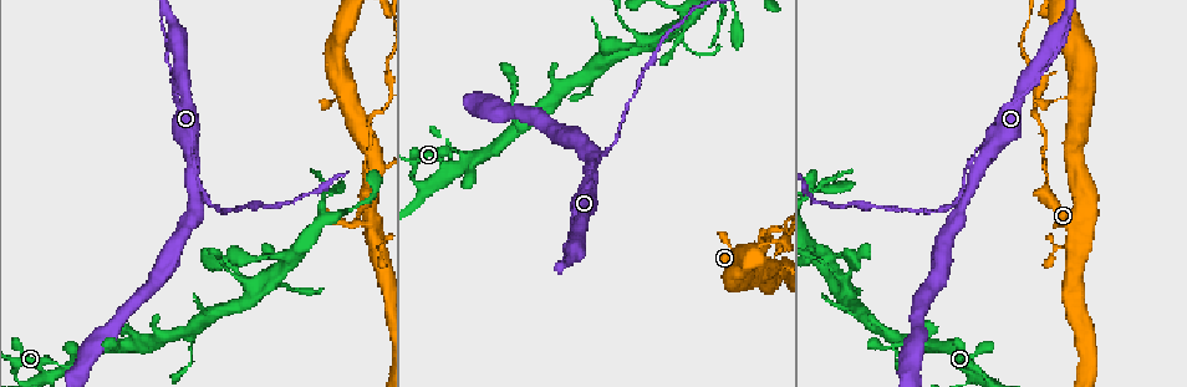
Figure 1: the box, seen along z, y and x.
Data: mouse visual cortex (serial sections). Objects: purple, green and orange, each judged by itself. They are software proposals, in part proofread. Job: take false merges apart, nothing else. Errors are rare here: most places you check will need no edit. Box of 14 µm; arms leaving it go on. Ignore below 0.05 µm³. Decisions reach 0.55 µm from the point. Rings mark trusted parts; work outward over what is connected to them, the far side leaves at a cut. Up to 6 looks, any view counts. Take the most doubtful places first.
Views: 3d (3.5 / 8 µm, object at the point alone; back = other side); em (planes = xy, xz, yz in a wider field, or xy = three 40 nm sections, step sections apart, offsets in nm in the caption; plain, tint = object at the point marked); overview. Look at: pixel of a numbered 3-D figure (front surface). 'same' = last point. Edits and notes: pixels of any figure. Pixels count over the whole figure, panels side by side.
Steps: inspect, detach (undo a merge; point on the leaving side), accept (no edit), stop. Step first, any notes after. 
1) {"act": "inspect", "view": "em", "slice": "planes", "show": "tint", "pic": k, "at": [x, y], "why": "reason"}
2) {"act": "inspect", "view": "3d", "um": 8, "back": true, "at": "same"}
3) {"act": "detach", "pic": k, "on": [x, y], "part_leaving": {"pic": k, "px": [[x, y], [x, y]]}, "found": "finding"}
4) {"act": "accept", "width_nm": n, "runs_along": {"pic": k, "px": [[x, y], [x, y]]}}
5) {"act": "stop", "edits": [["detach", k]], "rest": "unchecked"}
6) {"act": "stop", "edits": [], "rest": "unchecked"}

{"act": "inspect", "view": "3d", "um": 3.5, "pic": 1, "at": [967, 197], "why": "three-way junction"}

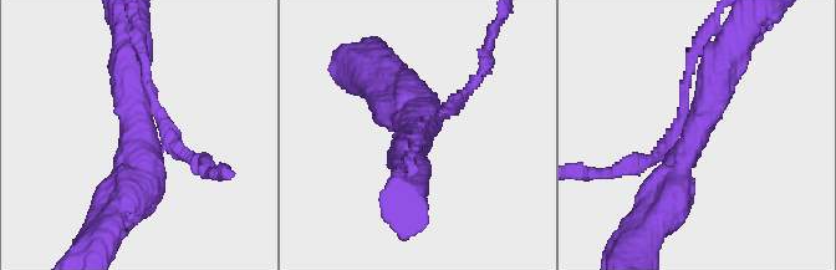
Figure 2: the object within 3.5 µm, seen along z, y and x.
{"act": "inspect", "view": "em", "slice": "xy", "step": 3, "show": "tint", "pic": 2, "at": [140, 127], "why": "need the tissue"}

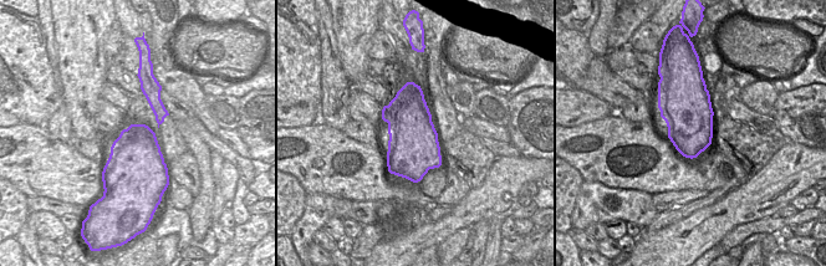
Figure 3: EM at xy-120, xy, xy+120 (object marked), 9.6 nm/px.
{"act": "accept", "arm_widths_nm": [150, 400, 400], "runs_along": {"pic": 2, "px": [[728, 55], [662, 200]]}, "found": "continuous, no second cell"}

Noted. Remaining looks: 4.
{"act": "inspect", "view": "3d", "um": 3.5, "pic": 1, "at": [1056, 225], "why": "narrows sharply"}

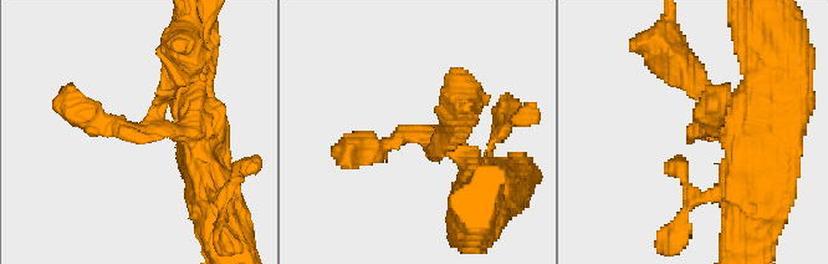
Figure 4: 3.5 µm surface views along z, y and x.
{"act": "inspect", "view": "em", "slice": "xy", "step": 2, "show": "tint", "pic": 4, "at": [154, 129]}

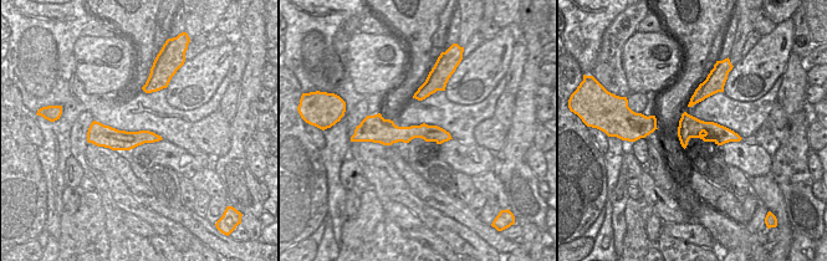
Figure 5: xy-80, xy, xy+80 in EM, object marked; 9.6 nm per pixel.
{"act": "accept", "arm_widths_nm": [200, 300, 400], "runs_along": {"pic": 4, "px": [[80, 113], [144, 133], [194, 110]]}, "found": "all the same cell"}

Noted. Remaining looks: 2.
{"act": "inspect", "view": "em", "slice": "xy", "step": 5, "show": "tint", "pic": 1, "at": [781, 266], "why": "arms part here"}

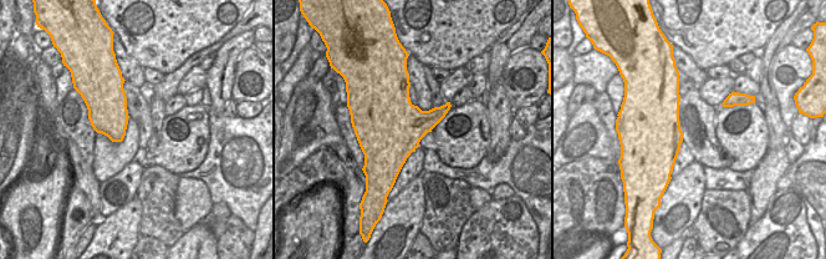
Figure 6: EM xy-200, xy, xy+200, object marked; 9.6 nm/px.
{"act": "inspect", "view": "3d", "um": 3.5, "at": "same", "why": "see where the arms go"}

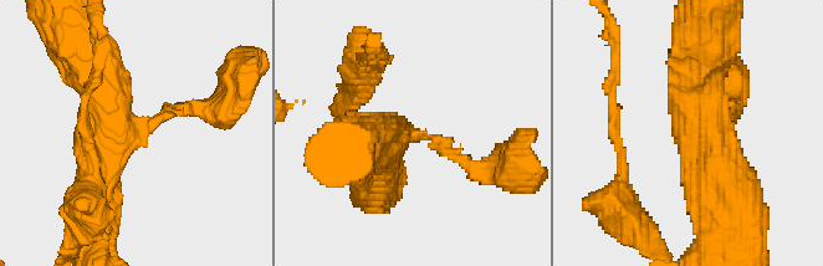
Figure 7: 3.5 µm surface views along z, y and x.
{"act": "accept", "runs_along": {"pic": 7, "px": [[732, 200], [698, 113], [701, 47]]}, "found": "all the same cell"}

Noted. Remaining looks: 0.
{"act": "stop", "edits": [], "rest": "unchecked"}

